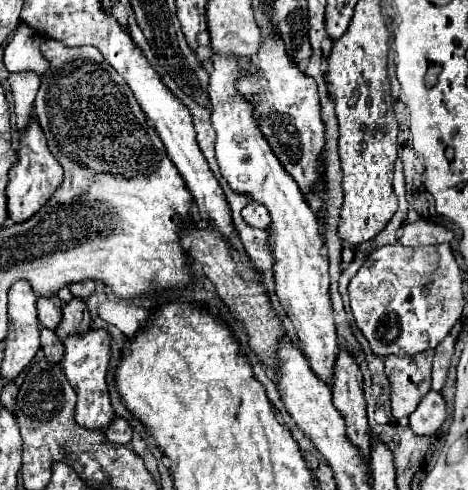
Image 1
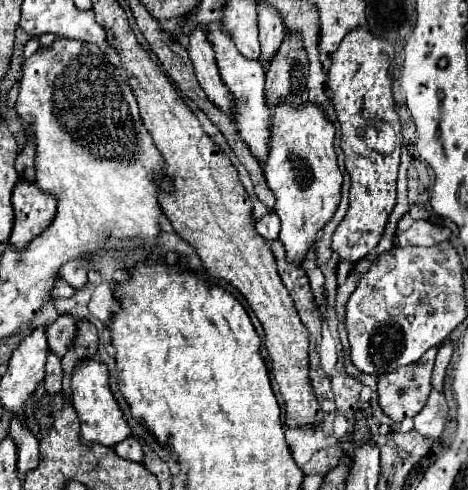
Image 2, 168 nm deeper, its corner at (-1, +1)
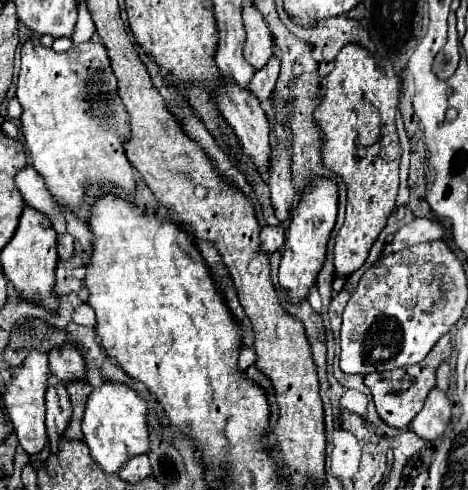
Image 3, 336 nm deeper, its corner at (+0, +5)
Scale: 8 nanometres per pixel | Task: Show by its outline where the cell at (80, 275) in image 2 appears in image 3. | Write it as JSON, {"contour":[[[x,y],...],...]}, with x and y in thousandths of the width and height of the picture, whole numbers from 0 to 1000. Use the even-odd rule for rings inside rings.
{"contour":[[[126,478],[122,518],[126,518],[126,531],[143,531],[156,522],[156,482],[152,478]]]}

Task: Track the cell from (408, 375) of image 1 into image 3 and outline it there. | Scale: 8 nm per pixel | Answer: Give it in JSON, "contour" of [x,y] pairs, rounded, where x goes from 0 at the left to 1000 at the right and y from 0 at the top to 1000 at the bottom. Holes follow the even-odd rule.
{"contour":[[[951,682],[938,690],[938,698],[925,706],[925,714],[912,722],[912,731],[904,739],[882,743],[882,747],[865,747],[865,751],[848,751],[848,755],[831,755],[823,763],[806,763],[806,759],[784,763],[776,780],[793,796],[810,853],[835,873],[874,869],[878,857],[904,833],[904,816],[912,812],[917,796],[929,792],[929,759],[934,759],[938,743],[959,735],[959,727],[964,727],[964,686]]]}

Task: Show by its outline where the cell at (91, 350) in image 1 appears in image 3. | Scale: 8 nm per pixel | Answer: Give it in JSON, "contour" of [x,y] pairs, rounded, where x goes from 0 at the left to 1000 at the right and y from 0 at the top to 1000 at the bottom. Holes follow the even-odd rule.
{"contour":[[[224,780],[224,788],[203,792],[194,800],[177,853],[177,886],[182,906],[194,918],[194,935],[216,951],[216,959],[250,967],[276,935],[318,922],[323,906],[318,906],[314,845],[318,845],[314,820],[263,784]]]}

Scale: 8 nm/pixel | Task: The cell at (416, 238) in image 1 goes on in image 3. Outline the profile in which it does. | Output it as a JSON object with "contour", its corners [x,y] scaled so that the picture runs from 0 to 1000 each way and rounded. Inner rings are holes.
{"contour":[[[882,445],[874,457],[857,461],[840,486],[835,486],[835,506],[840,514],[853,514],[861,506],[900,498],[900,494],[925,494],[925,490],[942,490],[951,478],[947,457],[917,449],[917,445]]]}

